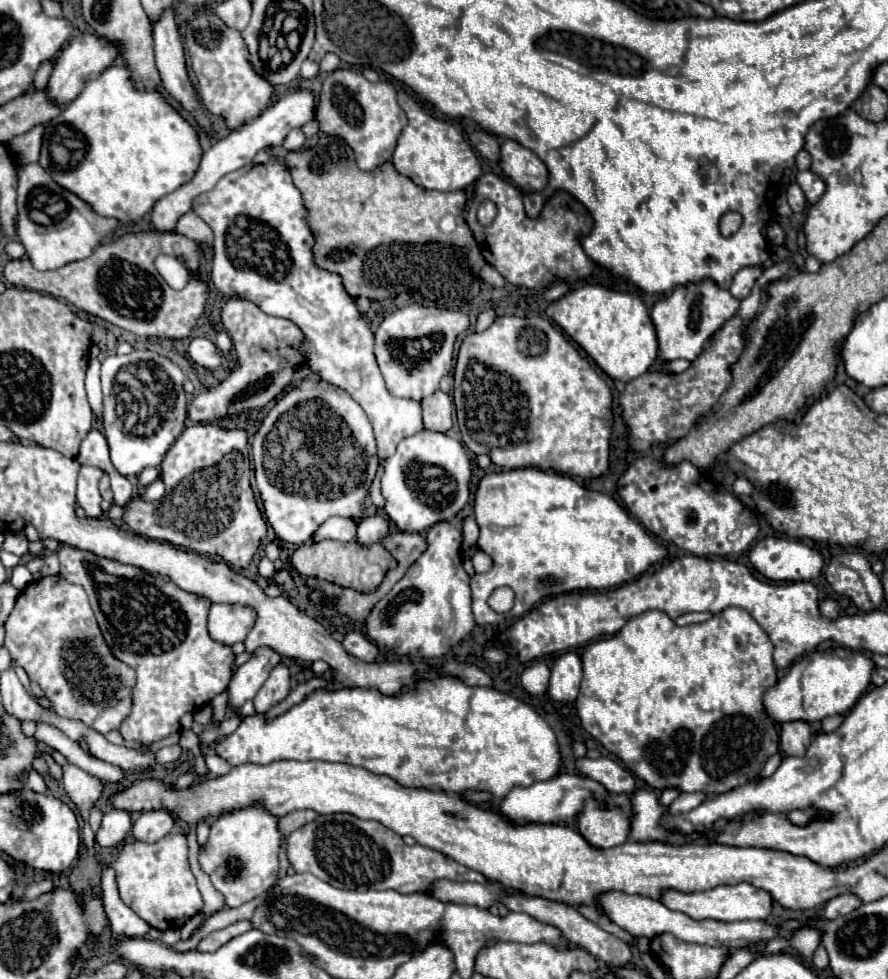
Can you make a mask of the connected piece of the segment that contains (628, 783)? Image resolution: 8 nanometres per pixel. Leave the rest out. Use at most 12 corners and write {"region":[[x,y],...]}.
{"region":[[578,758],[582,776],[608,792],[634,792],[636,780],[610,758]]}

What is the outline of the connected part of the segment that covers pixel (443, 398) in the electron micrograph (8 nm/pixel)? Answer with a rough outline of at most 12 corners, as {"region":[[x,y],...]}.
{"region":[[442,390],[424,398],[424,430],[452,428],[452,400]]}

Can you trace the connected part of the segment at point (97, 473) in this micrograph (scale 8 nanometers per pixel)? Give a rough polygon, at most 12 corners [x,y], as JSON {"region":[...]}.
{"region":[[82,466],[76,502],[86,516],[98,516],[102,470]]}

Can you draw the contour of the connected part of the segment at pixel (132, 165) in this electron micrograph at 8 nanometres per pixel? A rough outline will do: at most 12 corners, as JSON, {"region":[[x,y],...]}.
{"region":[[126,66],[46,124],[40,166],[138,222],[196,174],[196,126]]}

